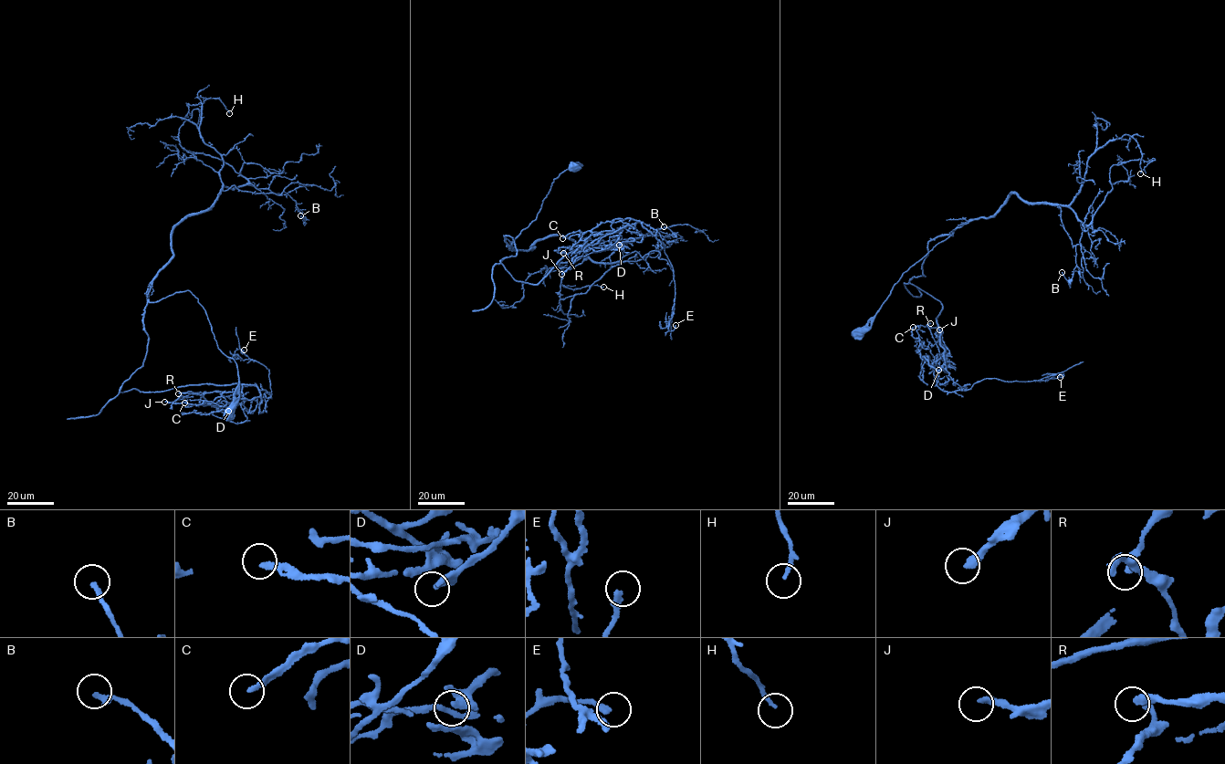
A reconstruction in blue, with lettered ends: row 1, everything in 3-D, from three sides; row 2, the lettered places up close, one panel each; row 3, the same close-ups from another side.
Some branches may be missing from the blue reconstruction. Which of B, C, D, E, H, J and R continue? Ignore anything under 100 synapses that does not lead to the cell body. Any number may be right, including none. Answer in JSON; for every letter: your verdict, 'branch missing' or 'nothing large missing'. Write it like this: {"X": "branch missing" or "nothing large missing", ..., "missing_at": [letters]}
{"B": "nothing large missing", "C": "nothing large missing", "D": "nothing large missing", "E": "nothing large missing", "H": "nothing large missing", "J": "nothing large missing", "R": "nothing large missing", "missing_at": []}

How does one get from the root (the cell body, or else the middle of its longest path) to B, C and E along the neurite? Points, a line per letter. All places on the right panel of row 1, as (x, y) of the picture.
B: (856, 332), (905, 272), (950, 231), (995, 214), (1012, 193), (1061, 207), (1076, 255), (1072, 278), (1062, 272)
C: (856, 332), (955, 229), (930, 240), (925, 276), (909, 281), (942, 304), (939, 370), (916, 351), (913, 327)
E: (856, 332), (955, 229), (928, 242), (925, 276), (909, 281), (943, 306), (937, 385), (1060, 377)

